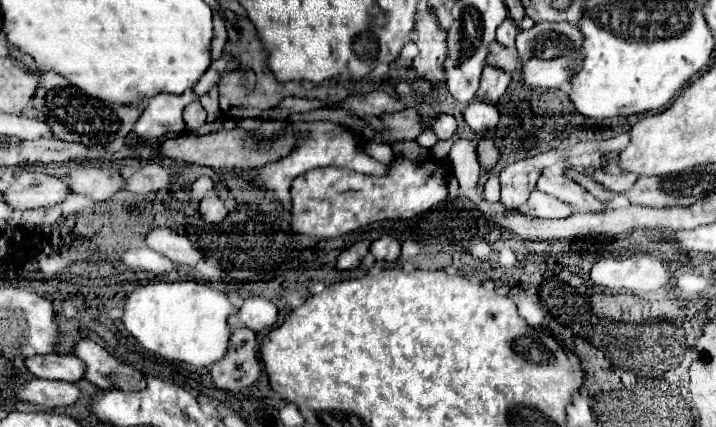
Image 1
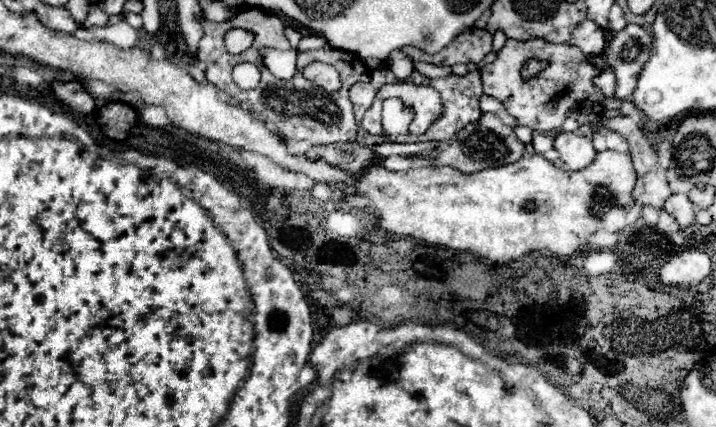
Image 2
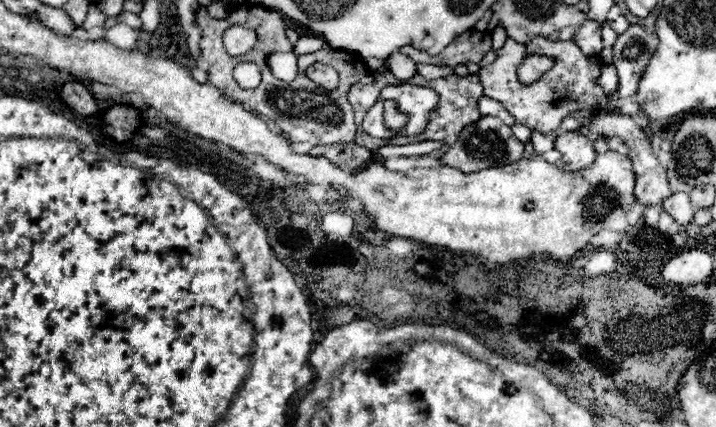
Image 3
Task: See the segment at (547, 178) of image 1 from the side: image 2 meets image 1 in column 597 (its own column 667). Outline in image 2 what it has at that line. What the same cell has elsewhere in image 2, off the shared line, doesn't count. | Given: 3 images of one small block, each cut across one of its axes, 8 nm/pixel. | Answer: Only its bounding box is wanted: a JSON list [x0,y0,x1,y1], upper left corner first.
[664,194,694,226]

